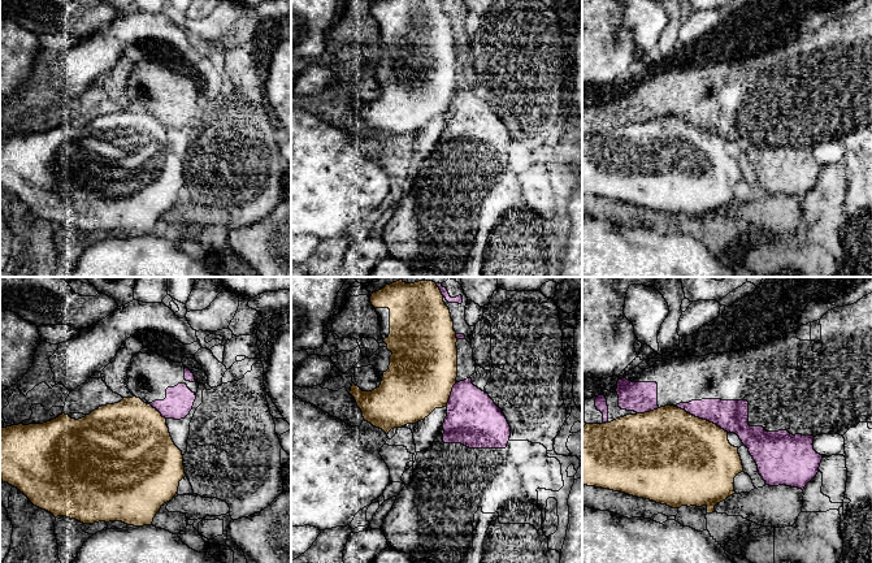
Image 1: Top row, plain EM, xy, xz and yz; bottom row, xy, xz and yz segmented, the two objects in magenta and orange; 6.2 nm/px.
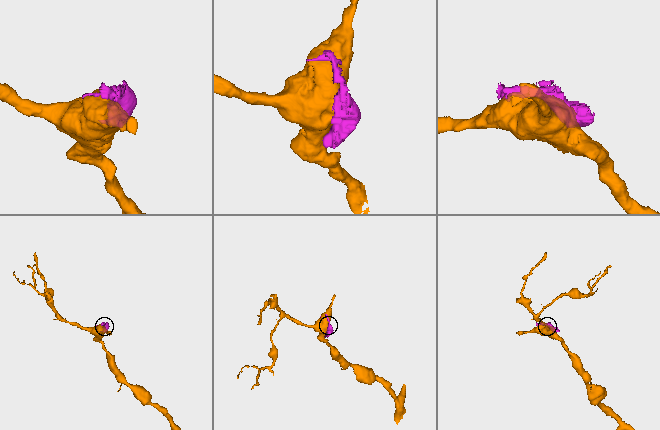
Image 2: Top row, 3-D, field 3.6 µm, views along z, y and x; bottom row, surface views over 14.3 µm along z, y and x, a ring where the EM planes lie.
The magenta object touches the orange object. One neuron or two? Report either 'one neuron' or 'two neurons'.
two neurons

